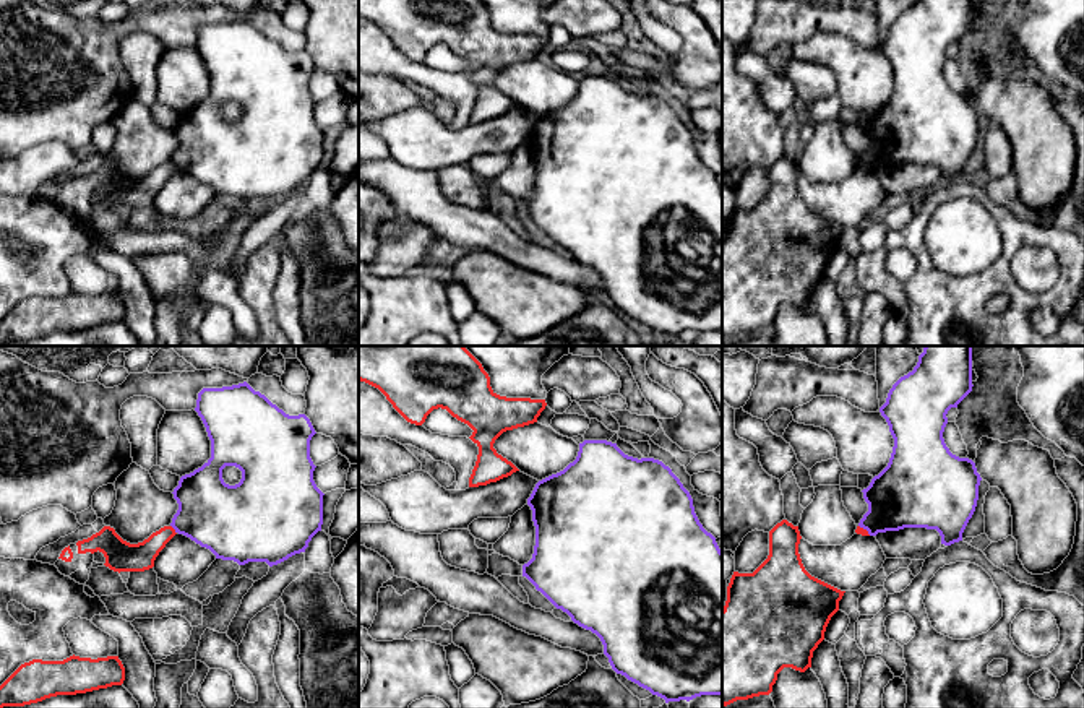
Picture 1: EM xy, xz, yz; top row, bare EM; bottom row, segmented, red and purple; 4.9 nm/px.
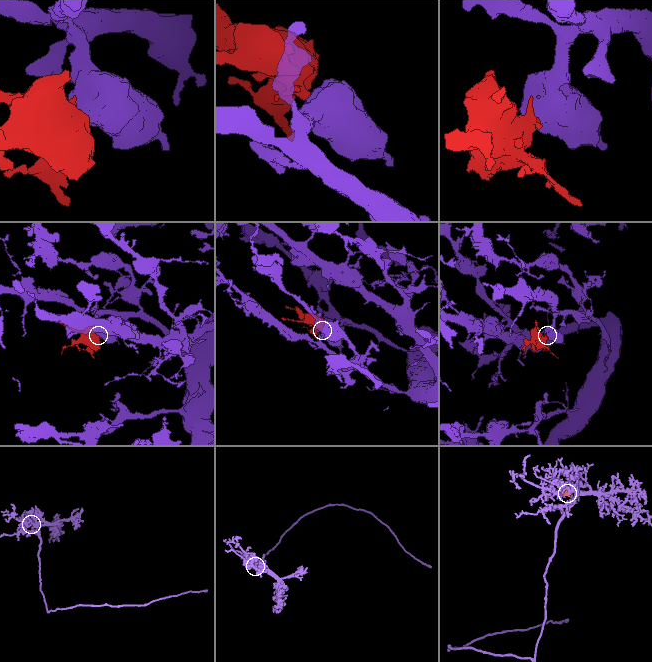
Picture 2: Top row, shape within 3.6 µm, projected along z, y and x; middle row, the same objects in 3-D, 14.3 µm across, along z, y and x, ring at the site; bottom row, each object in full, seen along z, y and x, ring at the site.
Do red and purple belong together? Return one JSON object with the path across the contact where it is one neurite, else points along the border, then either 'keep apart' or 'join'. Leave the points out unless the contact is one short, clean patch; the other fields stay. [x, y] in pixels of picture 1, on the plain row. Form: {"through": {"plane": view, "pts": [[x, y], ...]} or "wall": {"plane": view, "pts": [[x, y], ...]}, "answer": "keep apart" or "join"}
{"wall": {"plane": "xy", "pts": [[171, 161], [176, 169]]}, "answer": "keep apart"}

